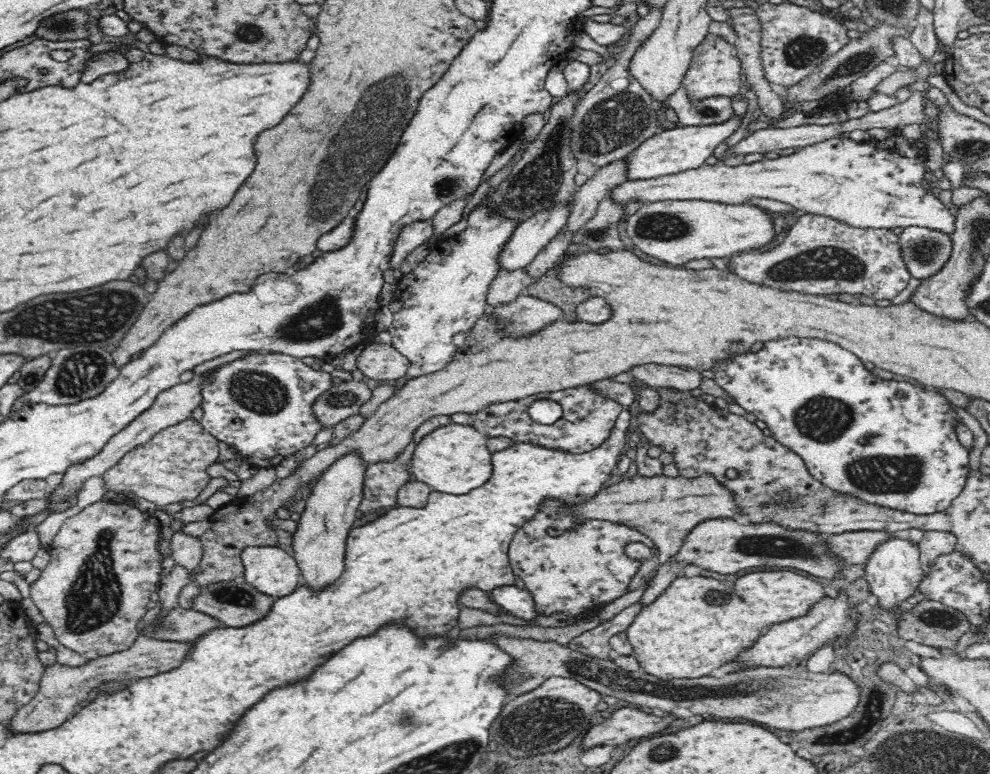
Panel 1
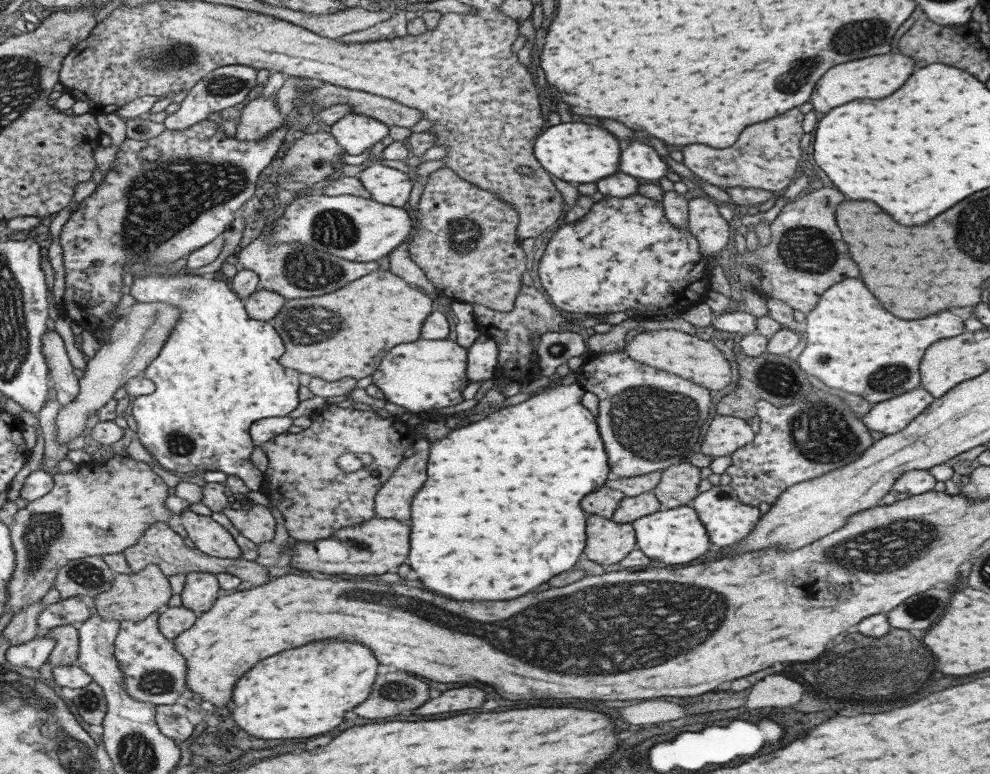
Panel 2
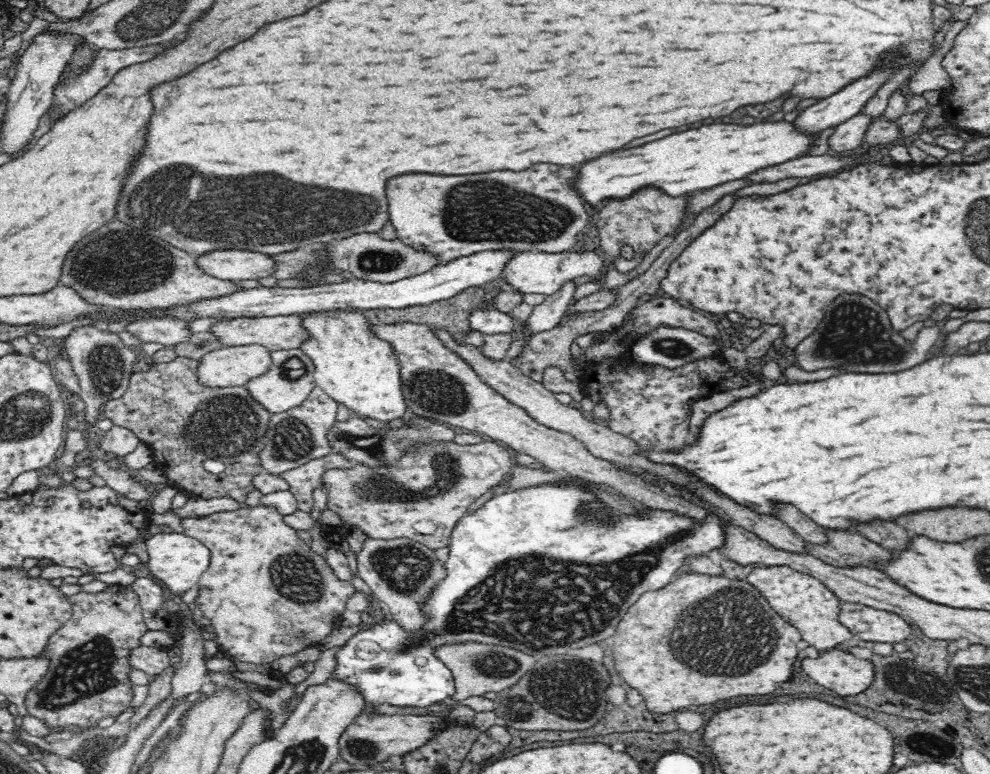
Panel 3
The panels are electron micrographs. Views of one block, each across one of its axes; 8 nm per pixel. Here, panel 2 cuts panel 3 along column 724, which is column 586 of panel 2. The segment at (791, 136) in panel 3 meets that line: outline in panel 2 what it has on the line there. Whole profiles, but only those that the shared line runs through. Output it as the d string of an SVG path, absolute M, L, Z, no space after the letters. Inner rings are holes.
M564 122L546 128L544 134L540 134L535 140L533 153L542 164L542 168L554 174L556 178L562 178L566 182L576 180L578 184L584 184L584 182L598 182L600 178L606 178L618 170L620 144L608 130L600 126L582 122Z

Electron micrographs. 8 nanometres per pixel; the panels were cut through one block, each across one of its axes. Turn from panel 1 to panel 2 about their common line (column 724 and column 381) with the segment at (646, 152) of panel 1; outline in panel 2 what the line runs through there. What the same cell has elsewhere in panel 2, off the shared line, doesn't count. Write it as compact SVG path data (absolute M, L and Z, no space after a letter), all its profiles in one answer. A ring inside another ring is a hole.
M347 113L330 127L330 133L348 154L362 154L388 136L387 124L360 113Z

